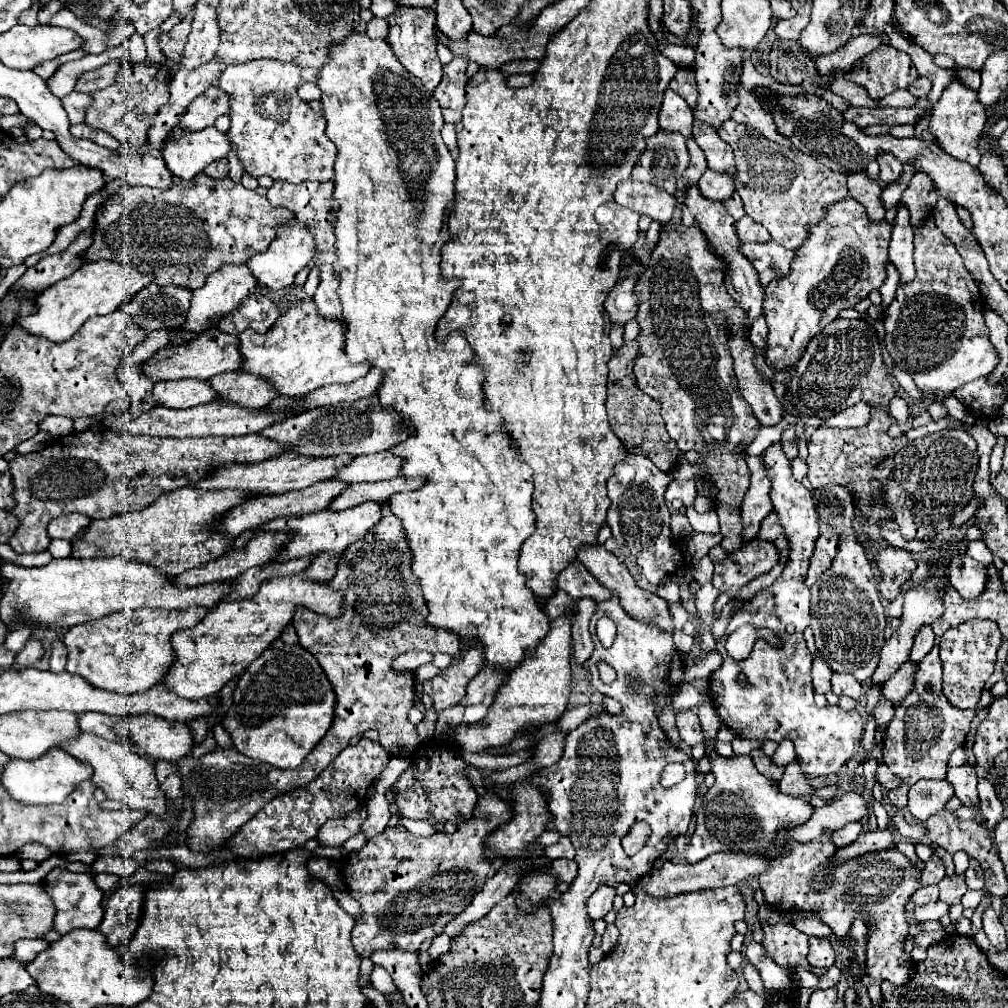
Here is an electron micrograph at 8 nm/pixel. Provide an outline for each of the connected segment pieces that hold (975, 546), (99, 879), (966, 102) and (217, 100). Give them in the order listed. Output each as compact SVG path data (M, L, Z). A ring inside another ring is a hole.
M973 540L973 542L969 544L967 554L969 554L971 558L975 558L979 564L983 564L985 568L993 564L993 554L991 554L991 550L985 546L983 540Z
M95 874L95 882L97 882L97 886L101 888L101 890L111 890L111 886L115 884L119 880L119 876L117 874Z
M953 82L943 92L939 102L933 106L933 114L931 114L931 122L929 122L929 132L933 134L935 142L941 146L941 150L945 154L951 154L953 158L963 160L963 162L971 164L973 168L977 168L979 158L981 158L979 140L981 140L981 132L985 128L985 122L987 122L987 112L979 104L977 92L965 88L959 82Z
M211 86L207 92L195 98L191 106L187 106L183 118L179 120L179 126L181 130L203 130L211 126L221 114L227 114L227 110L229 110L227 94L221 88Z

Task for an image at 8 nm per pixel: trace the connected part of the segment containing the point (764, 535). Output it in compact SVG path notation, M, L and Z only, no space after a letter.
M771 512L763 522L761 522L761 530L757 534L759 540L767 540L767 542L773 542L779 534L783 534L783 528L779 526L779 518L775 512Z

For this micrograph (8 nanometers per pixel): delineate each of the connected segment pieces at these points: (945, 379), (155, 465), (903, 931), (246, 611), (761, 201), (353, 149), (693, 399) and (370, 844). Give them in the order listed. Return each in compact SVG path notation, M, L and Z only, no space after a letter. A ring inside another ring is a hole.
M933 216L927 218L921 228L915 228L915 270L915 280L897 288L895 300L883 314L883 324L887 330L885 348L889 356L899 368L913 376L921 392L953 392L967 382L987 376L999 364L999 354L989 340L979 286L965 270L963 258L955 244L933 224Z
M87 430L63 436L39 452L19 454L9 462L17 500L9 512L21 522L9 546L19 554L43 552L51 542L47 524L63 512L111 518L115 514L143 510L163 492L187 486L187 482L203 478L215 466L227 466L227 462L251 464L279 454L285 454L285 450L279 450L279 442L271 442L261 434L231 438L153 438Z
M711 752L711 770L715 774L715 786L709 790L705 804L701 804L695 812L697 826L685 850L687 862L695 864L715 852L751 852L753 846L755 852L763 854L771 862L769 868L759 874L759 888L763 890L769 906L777 912L815 912L819 920L831 928L835 942L843 942L847 938L853 920L859 914L869 928L867 976L873 980L889 980L895 986L905 986L915 972L915 962L903 948L909 936L905 906L919 886L943 880L945 866L939 856L933 854L933 860L925 862L925 868L919 870L903 852L889 848L881 858L859 856L831 868L831 858L837 852L837 846L831 842L833 832L825 830L819 840L809 844L779 838L779 832L785 828L801 826L811 818L813 806L807 800L779 792L777 784L757 772L749 755L719 758ZM819 868L825 868L825 876L831 878L821 890L813 886L813 878Z
M299 572L263 582L253 598L219 602L217 608L211 608L197 626L177 630L173 634L171 644L177 660L163 678L163 684L187 700L199 700L217 694L231 678L241 674L255 658L259 658L259 654L263 654L263 650L281 638L283 630L295 616L295 608L299 606L305 606L327 618L337 616L343 606L343 594L333 590L329 582L315 582L307 578L305 572Z
M727 120L719 128L719 136L733 148L737 162L735 192L741 196L747 216L763 224L771 240L787 250L799 248L807 238L807 226L819 224L827 206L847 196L847 176L825 168L809 154L771 142L735 120Z
M353 32L349 34L347 40L343 40L343 44L339 44L337 48L331 50L329 54L329 62L323 64L317 86L321 90L321 112L327 120L327 128L325 134L329 136L329 140L337 146L337 158L335 158L335 200L339 202L339 214L335 220L335 254L337 254L337 262L335 262L335 276L339 278L339 300L341 300L341 308L343 308L343 318L347 324L347 334L345 334L345 352L349 356L351 362L371 362L377 368L385 370L385 380L381 382L377 396L381 400L383 408L393 408L403 416L403 426L409 428L409 438L397 446L391 448L393 454L403 456L405 464L401 468L403 476L425 476L427 484L419 490L413 492L403 492L403 494L395 494L389 500L391 512L401 520L403 530L407 532L407 542L411 546L411 558L413 558L413 574L417 576L419 584L421 584L421 592L423 598L427 602L429 614L425 616L425 624L431 628L443 628L447 632L453 632L459 636L461 640L461 652L473 642L477 640L483 646L483 658L487 666L495 666L501 668L505 674L513 672L525 658L525 650L533 650L535 646L539 646L539 642L547 636L549 632L549 616L545 614L545 610L539 606L539 602L535 600L533 592L525 586L525 576L519 574L517 570L517 558L519 558L519 550L521 544L535 532L535 512L531 508L531 494L533 494L533 482L531 482L531 468L519 458L513 438L509 438L507 430L503 428L503 416L499 412L489 412L483 404L483 366L479 364L471 364L471 360L475 358L471 346L465 342L463 334L459 330L451 332L445 340L437 340L435 338L435 328L439 318L447 312L453 292L457 290L459 282L457 280L445 280L441 278L441 248L443 244L447 244L453 236L447 228L447 220L451 216L453 210L453 182L455 182L455 162L447 150L447 146L441 140L441 126L443 126L443 114L441 114L441 106L439 102L435 102L433 94L427 94L425 86L411 74L407 74L407 70L403 70L403 64L399 64L399 60L395 58L395 54L391 54L391 46L387 46L385 40L371 40L367 34L361 32Z
M699 226L683 228L683 232L665 232L659 240L657 248L651 252L649 268L639 276L635 286L635 294L639 298L637 322L641 332L637 336L639 356L635 360L635 378L639 388L649 394L653 400L661 402L661 416L665 420L669 436L677 442L681 452L697 450L707 454L705 462L699 464L707 470L707 478L717 484L719 494L715 496L715 510L721 522L723 542L721 548L727 552L735 552L741 546L741 512L739 506L743 502L745 492L749 490L749 468L745 462L745 454L737 454L735 446L749 446L759 432L759 420L753 416L751 406L741 396L741 390L733 372L733 358L729 352L729 332L727 322L733 320L739 326L745 326L745 312L725 290L725 262L715 256L705 242Z
M485 794L477 800L473 818L461 822L453 834L417 838L397 824L367 840L361 850L347 854L339 870L345 888L361 906L351 934L357 956L369 958L375 950L393 948L415 952L425 940L443 932L445 924L461 914L483 884L503 866L501 860L489 862L483 858L483 838L511 816L507 802L495 794Z

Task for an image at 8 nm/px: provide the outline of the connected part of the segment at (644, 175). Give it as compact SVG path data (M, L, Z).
M659 130L655 136L647 138L647 148L637 158L631 178L675 194L675 182L687 168L687 162L685 138L675 132Z

